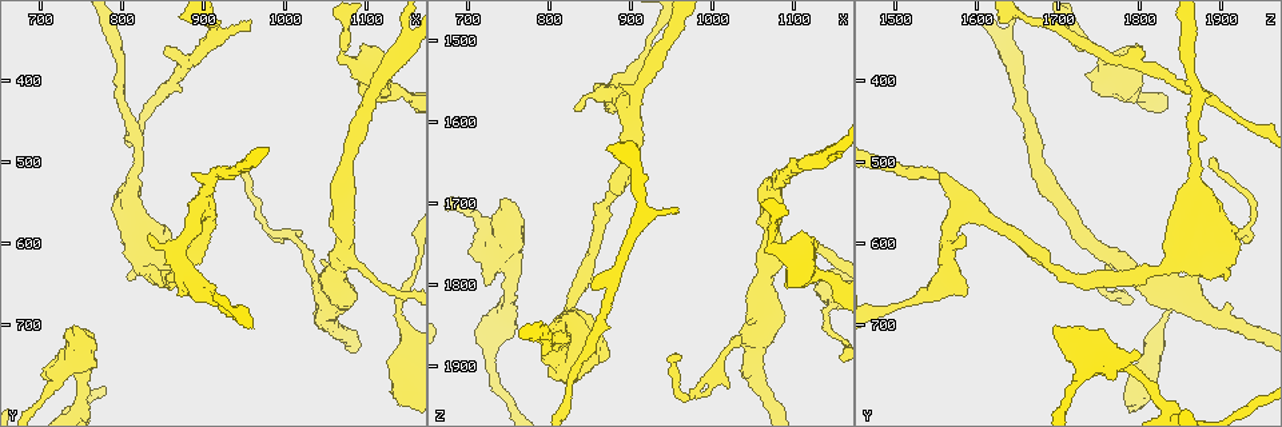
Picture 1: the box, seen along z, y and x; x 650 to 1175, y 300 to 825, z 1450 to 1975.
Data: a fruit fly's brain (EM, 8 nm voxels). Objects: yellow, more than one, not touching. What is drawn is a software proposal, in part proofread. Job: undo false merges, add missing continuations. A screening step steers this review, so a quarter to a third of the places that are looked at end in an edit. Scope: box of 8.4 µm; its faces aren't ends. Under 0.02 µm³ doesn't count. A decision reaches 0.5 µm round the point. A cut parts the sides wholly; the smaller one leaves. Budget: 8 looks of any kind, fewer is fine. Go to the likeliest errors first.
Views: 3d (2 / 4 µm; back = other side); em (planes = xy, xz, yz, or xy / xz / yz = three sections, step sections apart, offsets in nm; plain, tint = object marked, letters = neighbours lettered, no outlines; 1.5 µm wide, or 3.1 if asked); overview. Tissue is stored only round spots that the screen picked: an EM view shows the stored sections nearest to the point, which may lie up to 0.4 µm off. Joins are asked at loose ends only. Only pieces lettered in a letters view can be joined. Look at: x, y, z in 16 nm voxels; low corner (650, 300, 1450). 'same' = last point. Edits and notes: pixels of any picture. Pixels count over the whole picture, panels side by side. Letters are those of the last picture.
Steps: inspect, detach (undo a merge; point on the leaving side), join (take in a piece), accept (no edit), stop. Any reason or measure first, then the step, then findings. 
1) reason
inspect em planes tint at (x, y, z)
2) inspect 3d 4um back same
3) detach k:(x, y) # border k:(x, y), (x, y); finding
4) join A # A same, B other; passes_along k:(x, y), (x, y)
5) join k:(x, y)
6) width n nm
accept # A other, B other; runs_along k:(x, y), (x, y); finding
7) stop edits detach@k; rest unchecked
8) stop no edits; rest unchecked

free end
inspect em planes letters at (835, 590, 1585)

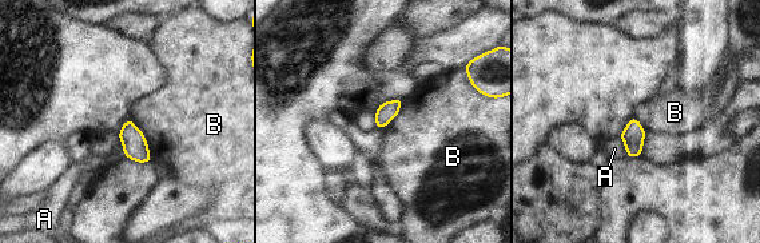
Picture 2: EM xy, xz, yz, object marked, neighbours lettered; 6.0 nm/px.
accept # A other, B other; none of them fits

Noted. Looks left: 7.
free end
inspect 3d 4um at (725, 735, 1800)

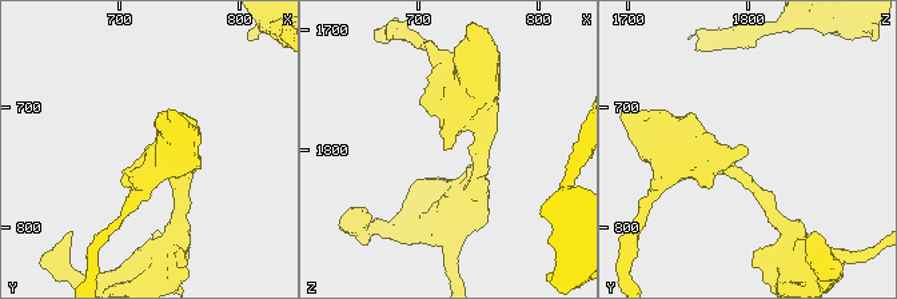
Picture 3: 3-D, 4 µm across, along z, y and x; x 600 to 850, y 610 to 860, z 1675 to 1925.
shape alone is not enough
inspect em xy step 4 tint at (724, 732, 1800)

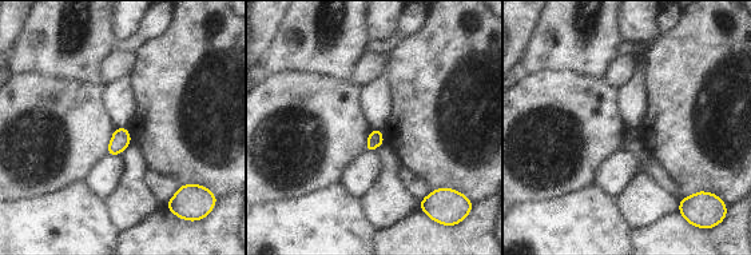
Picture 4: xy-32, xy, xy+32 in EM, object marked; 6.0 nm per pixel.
another direction
inspect em planes letters same

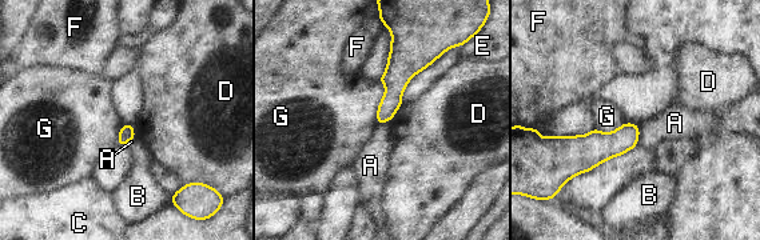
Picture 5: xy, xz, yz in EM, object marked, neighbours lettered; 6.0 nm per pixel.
longest_contact G 280 nm
accept # A other, B other, C other, D other, E other, F other, G other; no lettered piece goes on from it

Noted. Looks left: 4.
an open end
inspect em planes letters at (960, 495, 1890)

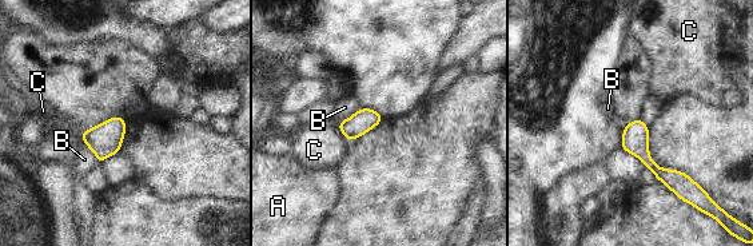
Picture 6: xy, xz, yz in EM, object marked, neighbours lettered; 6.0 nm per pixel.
accept # A other, B other, C other; border 6:(80, 139), (99, 162); none of them fits

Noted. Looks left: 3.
stop no edits; rest unchecked

